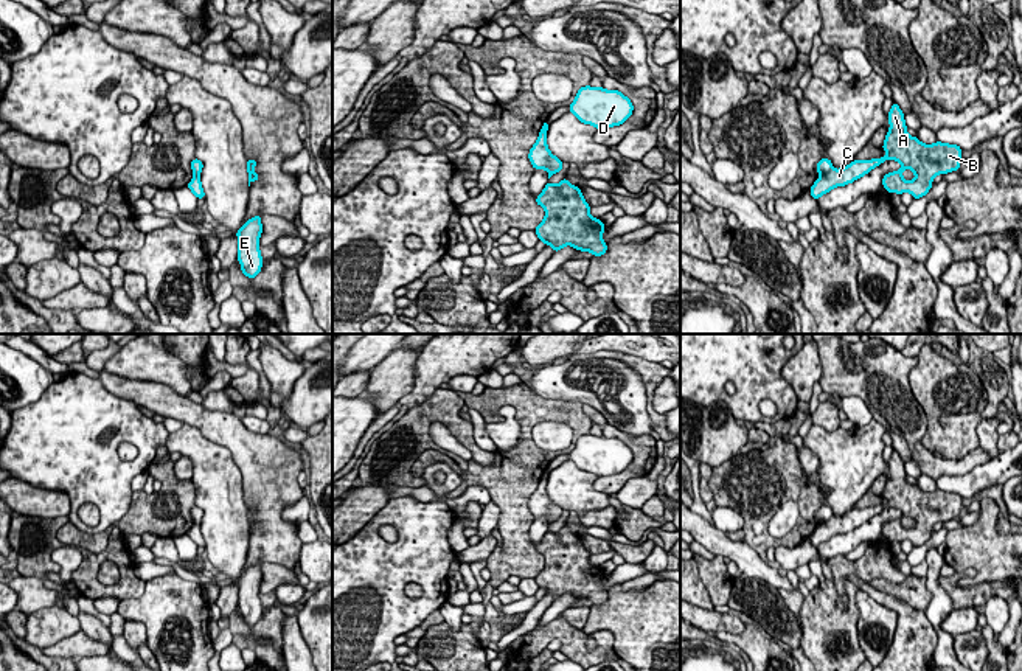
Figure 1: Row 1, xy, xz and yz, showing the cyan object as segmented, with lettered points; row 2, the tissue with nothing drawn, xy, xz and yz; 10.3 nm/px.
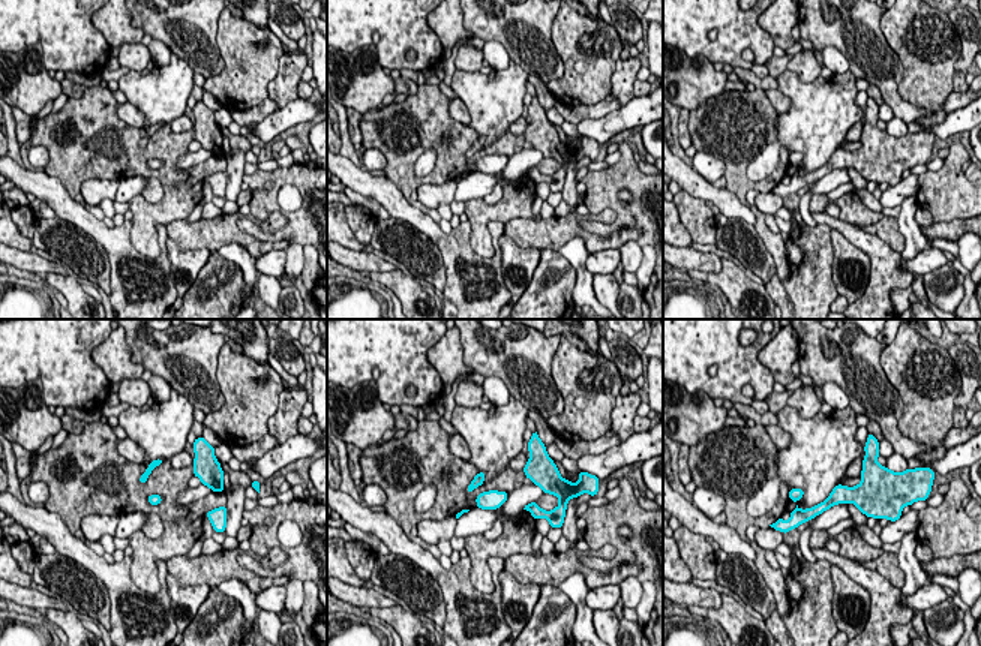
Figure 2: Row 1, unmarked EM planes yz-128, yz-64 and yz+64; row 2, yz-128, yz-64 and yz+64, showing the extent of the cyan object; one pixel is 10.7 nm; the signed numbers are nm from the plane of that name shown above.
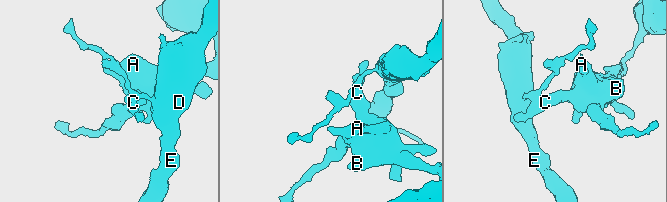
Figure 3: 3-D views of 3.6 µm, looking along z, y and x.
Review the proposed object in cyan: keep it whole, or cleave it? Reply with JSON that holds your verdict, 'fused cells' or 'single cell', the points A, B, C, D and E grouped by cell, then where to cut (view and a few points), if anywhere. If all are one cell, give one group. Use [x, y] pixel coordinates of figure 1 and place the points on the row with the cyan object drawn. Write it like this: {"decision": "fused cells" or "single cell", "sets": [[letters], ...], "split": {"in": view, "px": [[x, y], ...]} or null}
{"decision": "fused cells", "sets": [["A", "B", "C"], ["D", "E"]], "split": {"in": "yz", "px": [[833, 168], [820, 176]]}}

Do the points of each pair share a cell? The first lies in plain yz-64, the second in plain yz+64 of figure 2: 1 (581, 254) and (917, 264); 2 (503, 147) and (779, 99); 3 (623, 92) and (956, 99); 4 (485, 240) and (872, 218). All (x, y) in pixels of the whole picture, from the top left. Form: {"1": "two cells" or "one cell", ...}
{"1": "two cells", "2": "two cells", "3": "two cells", "4": "one cell"}

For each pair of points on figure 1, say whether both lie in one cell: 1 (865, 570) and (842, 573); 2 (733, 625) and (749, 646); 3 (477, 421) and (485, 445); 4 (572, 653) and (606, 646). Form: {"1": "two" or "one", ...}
{"1": "one", "2": "two", "3": "one", "4": "one"}

